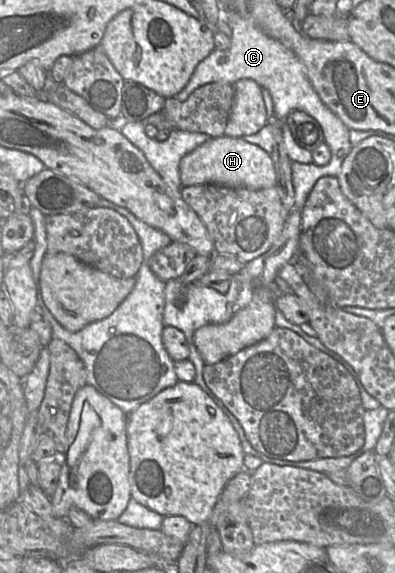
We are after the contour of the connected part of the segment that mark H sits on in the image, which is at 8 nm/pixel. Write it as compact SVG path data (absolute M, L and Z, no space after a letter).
M226 135L209 138L184 155L179 164L179 174L182 186L217 184L259 190L274 187L276 184L276 172L269 153L242 138Z

